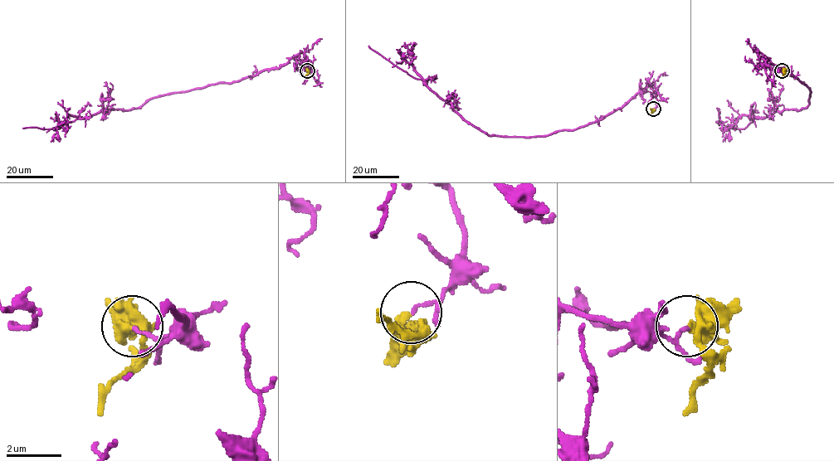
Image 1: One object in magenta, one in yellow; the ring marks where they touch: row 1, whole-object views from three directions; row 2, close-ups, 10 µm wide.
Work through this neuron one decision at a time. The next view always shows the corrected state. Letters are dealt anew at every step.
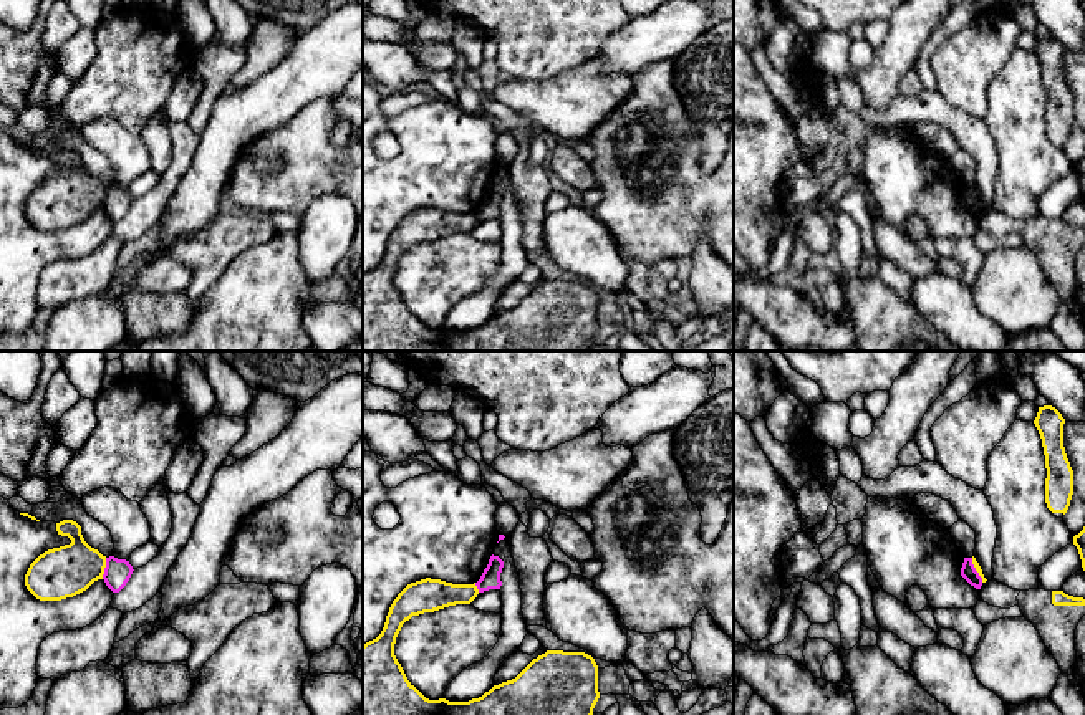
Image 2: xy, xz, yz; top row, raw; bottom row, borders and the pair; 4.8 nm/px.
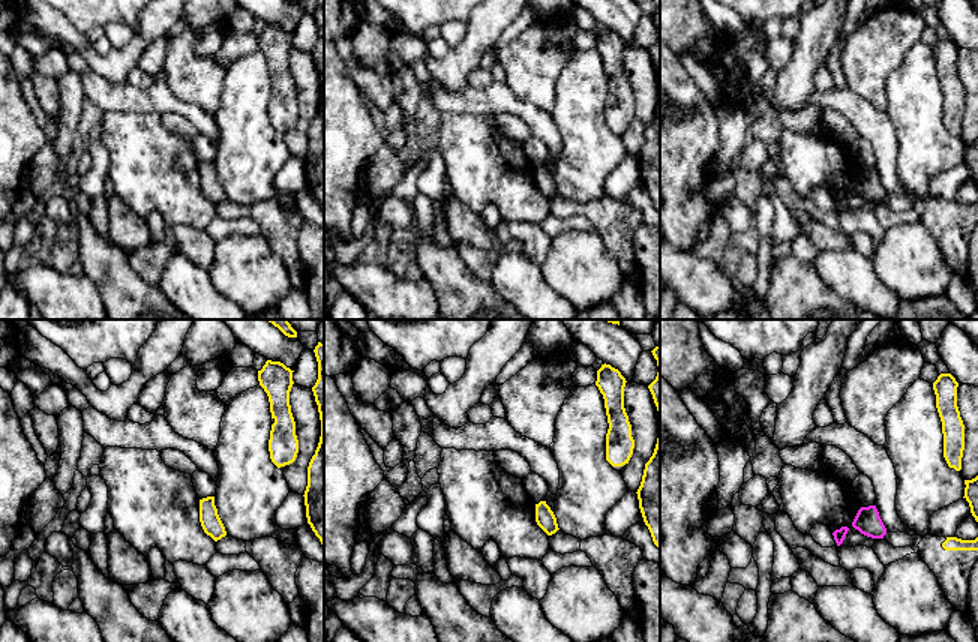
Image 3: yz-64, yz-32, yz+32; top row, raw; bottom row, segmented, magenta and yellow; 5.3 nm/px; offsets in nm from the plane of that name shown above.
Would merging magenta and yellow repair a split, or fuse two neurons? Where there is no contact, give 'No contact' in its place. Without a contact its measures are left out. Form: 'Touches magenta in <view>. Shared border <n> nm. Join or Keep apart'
Touches magenta in xy. Shared border 110 nm. Keep apart

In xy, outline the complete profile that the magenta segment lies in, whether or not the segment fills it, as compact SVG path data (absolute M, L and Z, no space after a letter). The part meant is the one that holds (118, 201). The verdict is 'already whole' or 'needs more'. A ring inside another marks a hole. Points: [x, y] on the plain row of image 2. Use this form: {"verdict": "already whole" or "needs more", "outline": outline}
{"verdict": "already whole", "outline": "M106 187L103 209L113 222L119 222L133 204L133 195L126 189Z"}

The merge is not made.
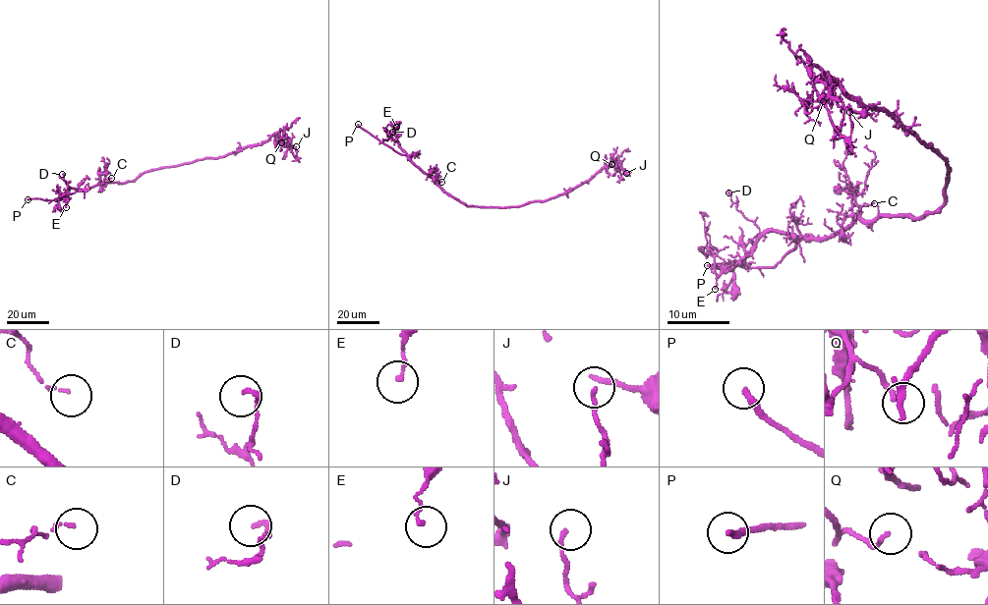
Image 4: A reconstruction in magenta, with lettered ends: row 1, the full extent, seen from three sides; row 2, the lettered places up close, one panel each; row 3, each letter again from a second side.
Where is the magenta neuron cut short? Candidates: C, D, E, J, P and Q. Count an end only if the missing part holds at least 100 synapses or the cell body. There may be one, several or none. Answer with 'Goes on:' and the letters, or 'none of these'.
Goes on: P

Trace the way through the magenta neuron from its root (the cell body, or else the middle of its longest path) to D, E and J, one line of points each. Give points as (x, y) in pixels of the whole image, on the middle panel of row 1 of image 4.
D: (498, 207), (467, 206), (448, 195), (431, 175), (423, 173), (412, 161), (392, 132)
E: (498, 207), (467, 206), (448, 195), (400, 146), (396, 140), (396, 127)
J: (498, 207), (520, 206), (567, 192), (612, 160), (626, 173)

